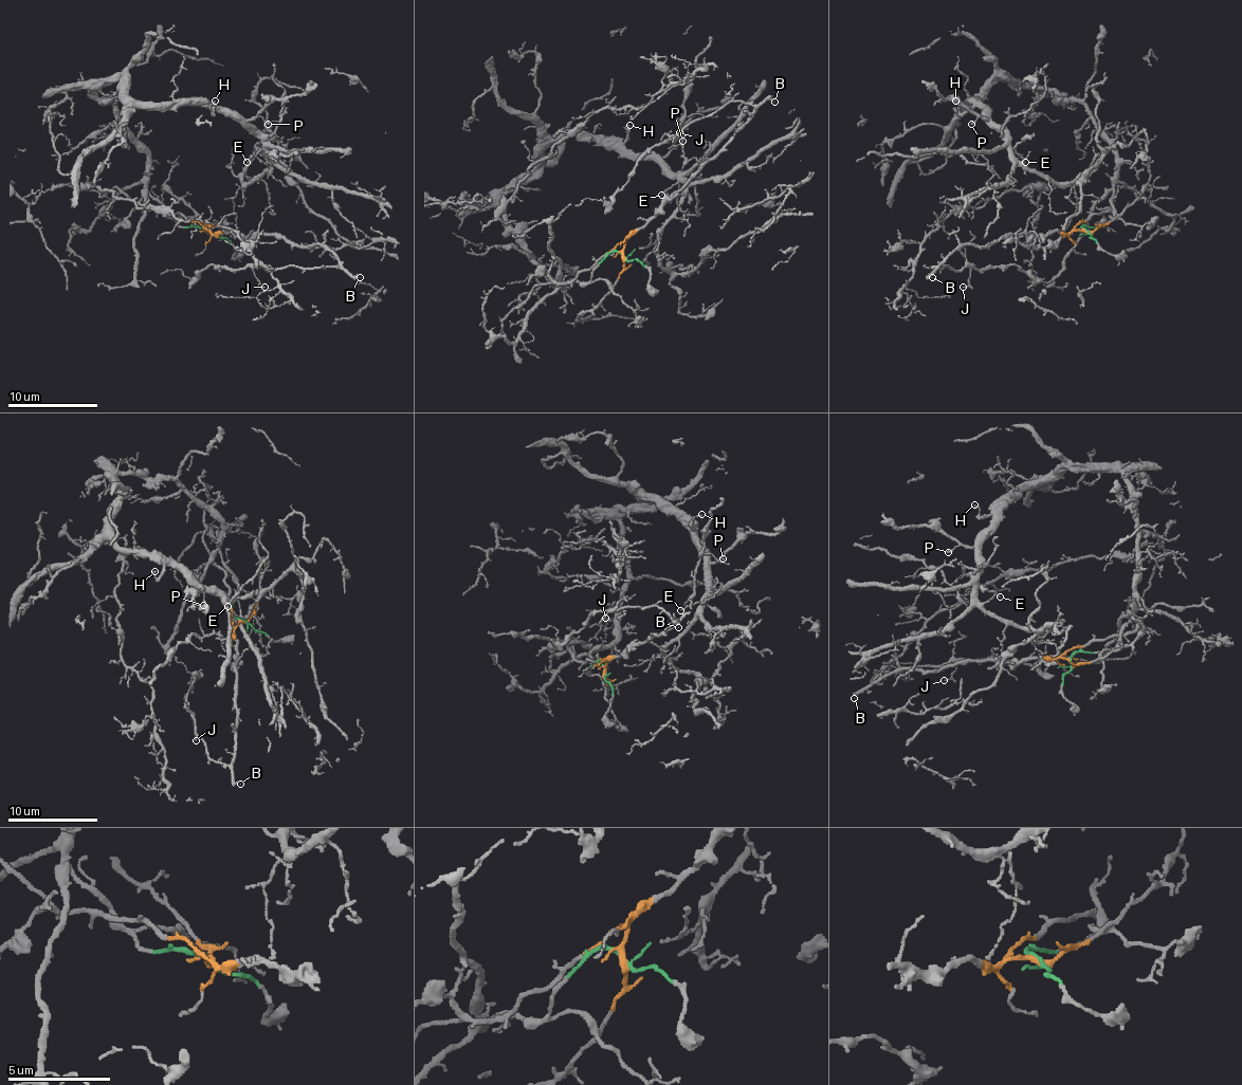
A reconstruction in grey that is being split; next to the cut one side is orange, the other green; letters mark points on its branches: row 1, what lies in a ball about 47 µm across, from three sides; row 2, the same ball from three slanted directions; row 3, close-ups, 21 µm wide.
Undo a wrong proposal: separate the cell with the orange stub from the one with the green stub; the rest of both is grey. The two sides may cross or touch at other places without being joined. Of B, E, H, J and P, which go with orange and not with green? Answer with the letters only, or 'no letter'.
B, J

